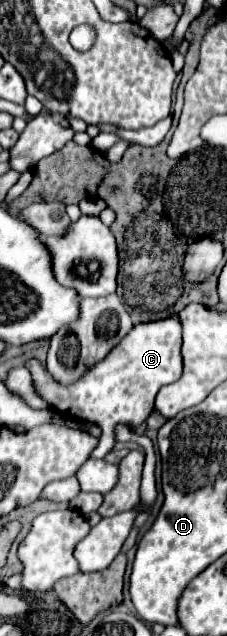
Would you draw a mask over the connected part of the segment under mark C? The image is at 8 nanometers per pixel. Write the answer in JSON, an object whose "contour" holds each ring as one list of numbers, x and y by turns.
{"contour":[[179,316,167,320,155,320,151,324,137,324,131,332,119,340,119,344,99,362,89,368,75,384,59,384,37,358,29,358,25,368,31,372,35,392,57,412,75,420,97,424,103,434,93,450,93,458,103,458,115,446,115,426,125,424,129,428,141,426,153,412,153,400,161,386,179,380,183,370,181,360,181,322]]}

